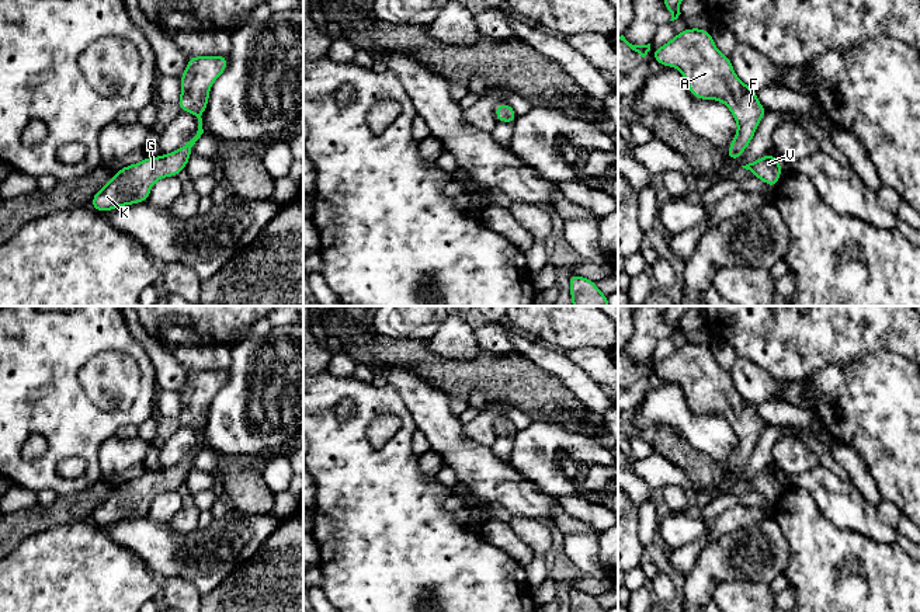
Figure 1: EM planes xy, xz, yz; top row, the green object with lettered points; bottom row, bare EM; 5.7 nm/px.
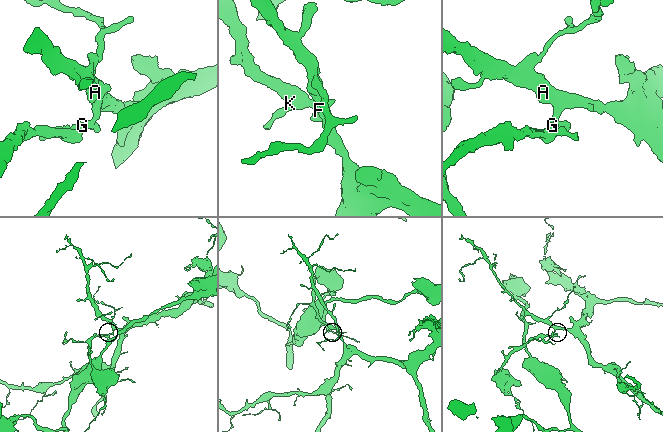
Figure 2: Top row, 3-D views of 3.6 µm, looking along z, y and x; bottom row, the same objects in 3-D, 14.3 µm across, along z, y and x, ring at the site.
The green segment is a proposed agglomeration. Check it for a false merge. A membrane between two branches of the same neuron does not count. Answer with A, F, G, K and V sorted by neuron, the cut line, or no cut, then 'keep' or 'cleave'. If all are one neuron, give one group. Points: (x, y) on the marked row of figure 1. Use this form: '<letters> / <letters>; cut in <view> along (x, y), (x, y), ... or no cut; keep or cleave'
A F G K V; no cut; keep

